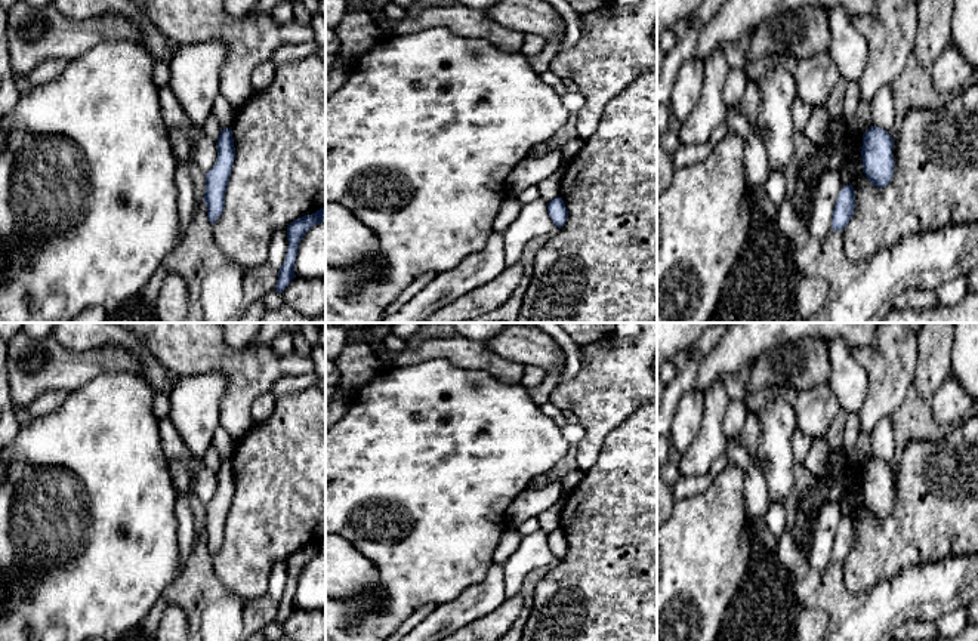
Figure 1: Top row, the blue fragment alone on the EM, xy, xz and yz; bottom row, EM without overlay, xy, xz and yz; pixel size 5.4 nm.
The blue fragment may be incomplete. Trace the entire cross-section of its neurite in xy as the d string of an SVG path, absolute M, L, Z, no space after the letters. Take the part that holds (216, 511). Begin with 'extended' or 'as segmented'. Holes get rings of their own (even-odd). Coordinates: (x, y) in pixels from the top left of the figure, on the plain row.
as segmented | M220 462L216 474L217 490L215 497L206 505L204 534L207 537L207 549L213 557L222 546L225 537L225 524L235 491L235 480L232 462Z

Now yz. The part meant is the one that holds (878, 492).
as segmented | M877 457L863 466L863 503L876 520L885 520L894 508L892 478L894 469Z

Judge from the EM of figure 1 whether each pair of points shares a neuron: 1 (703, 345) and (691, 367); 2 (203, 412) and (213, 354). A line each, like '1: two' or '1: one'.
1: one
2: two

